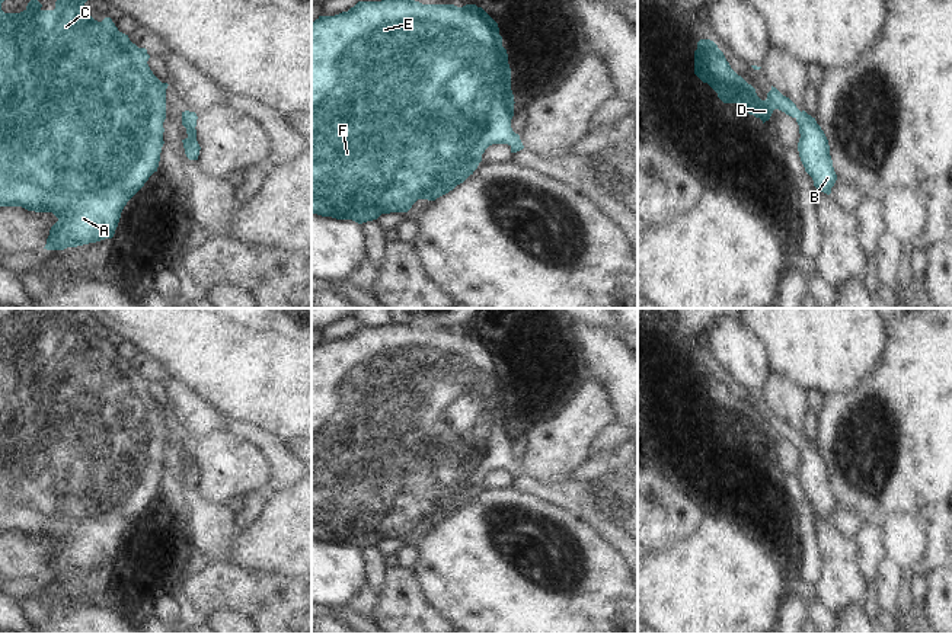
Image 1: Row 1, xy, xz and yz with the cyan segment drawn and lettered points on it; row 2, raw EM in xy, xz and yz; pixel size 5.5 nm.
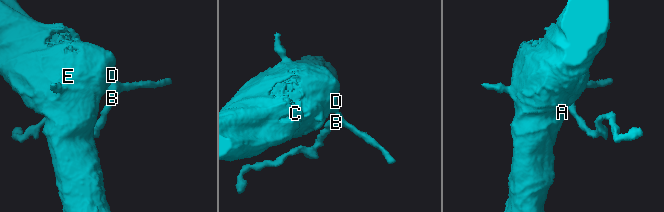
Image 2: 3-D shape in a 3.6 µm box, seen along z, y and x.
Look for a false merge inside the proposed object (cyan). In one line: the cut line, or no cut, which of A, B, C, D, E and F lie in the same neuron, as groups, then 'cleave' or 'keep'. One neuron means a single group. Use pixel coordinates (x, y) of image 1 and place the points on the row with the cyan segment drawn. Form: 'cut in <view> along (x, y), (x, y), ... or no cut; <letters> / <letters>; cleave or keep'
no cut; A B C D E F; keep

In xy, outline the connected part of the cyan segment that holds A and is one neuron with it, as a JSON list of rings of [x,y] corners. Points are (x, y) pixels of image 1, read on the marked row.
[[[0,0],[0,206],[22,206],[35,212],[52,212],[58,221],[51,227],[47,250],[64,250],[105,238],[112,238],[127,202],[157,172],[166,119],[166,89],[150,70],[146,48],[132,44],[128,35],[118,31],[111,17],[102,22],[86,15],[87,0],[57,0],[54,10],[42,10],[38,0],[31,0],[20,13],[4,13]]]

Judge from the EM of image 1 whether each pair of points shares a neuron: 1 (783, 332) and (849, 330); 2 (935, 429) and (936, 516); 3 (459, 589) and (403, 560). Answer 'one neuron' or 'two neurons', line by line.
1: one neuron
2: two neurons
3: two neurons

